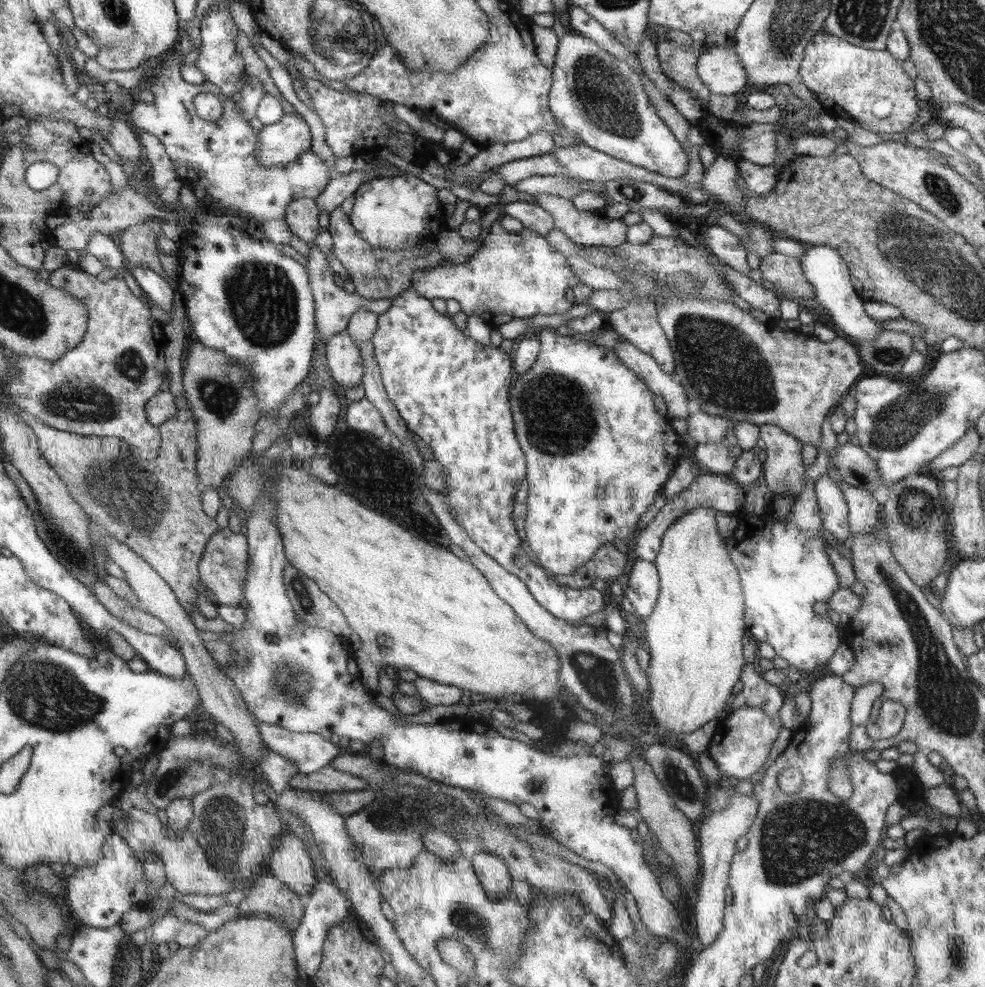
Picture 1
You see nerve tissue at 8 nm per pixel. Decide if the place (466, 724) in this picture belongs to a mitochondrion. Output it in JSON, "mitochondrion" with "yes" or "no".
{"mitochondrion":"no"}

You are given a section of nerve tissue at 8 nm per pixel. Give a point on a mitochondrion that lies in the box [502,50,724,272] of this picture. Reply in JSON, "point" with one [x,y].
{"point":[597,86]}

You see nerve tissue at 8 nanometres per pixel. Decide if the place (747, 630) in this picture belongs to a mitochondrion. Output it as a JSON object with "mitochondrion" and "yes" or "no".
{"mitochondrion":"no"}

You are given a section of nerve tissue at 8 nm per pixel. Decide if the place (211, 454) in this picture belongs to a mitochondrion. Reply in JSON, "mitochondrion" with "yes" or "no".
{"mitochondrion":"no"}

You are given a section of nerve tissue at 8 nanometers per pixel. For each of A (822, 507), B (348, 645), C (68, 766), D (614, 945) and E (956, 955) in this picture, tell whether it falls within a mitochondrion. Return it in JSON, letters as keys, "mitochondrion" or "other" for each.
{"A":"other","B":"other","C":"other","D":"other","E":"mitochondrion"}

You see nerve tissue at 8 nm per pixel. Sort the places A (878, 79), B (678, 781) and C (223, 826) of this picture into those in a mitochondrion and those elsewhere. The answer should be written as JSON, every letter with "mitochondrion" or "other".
{"A":"mitochondrion","B":"mitochondrion","C":"mitochondrion"}

